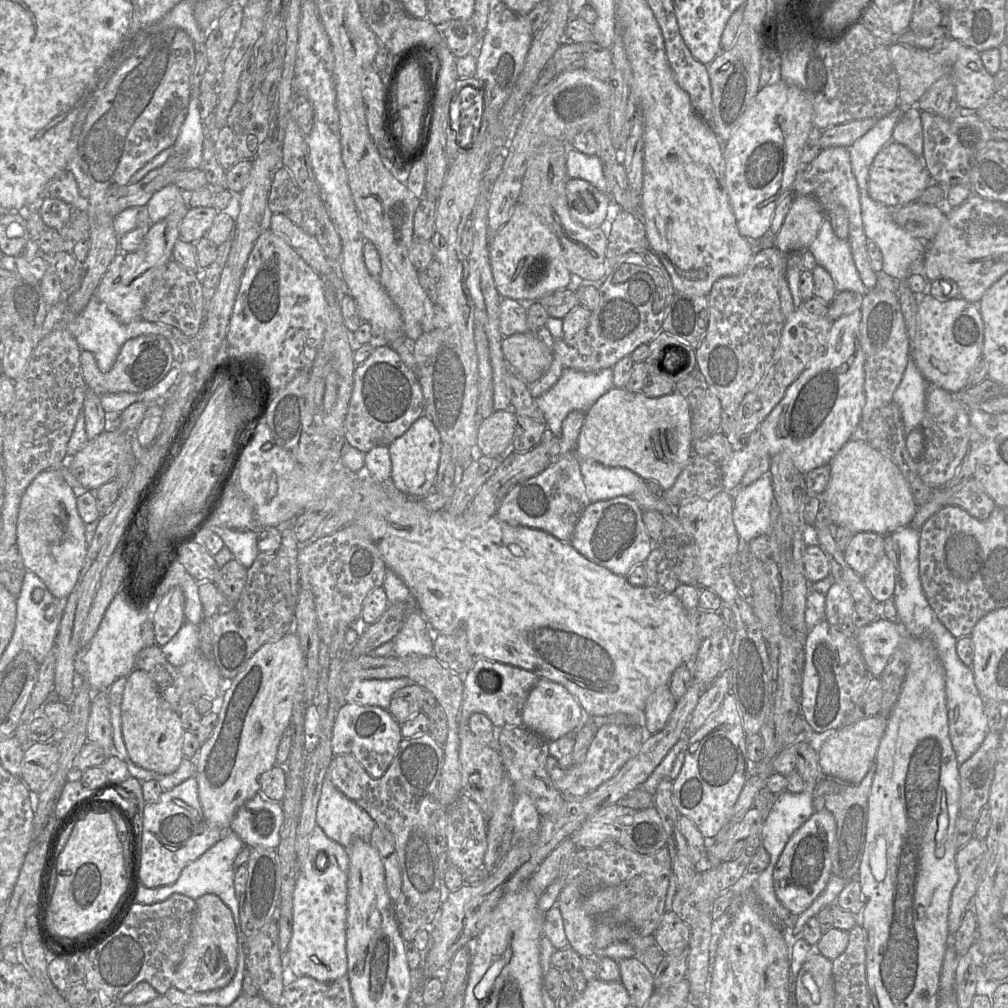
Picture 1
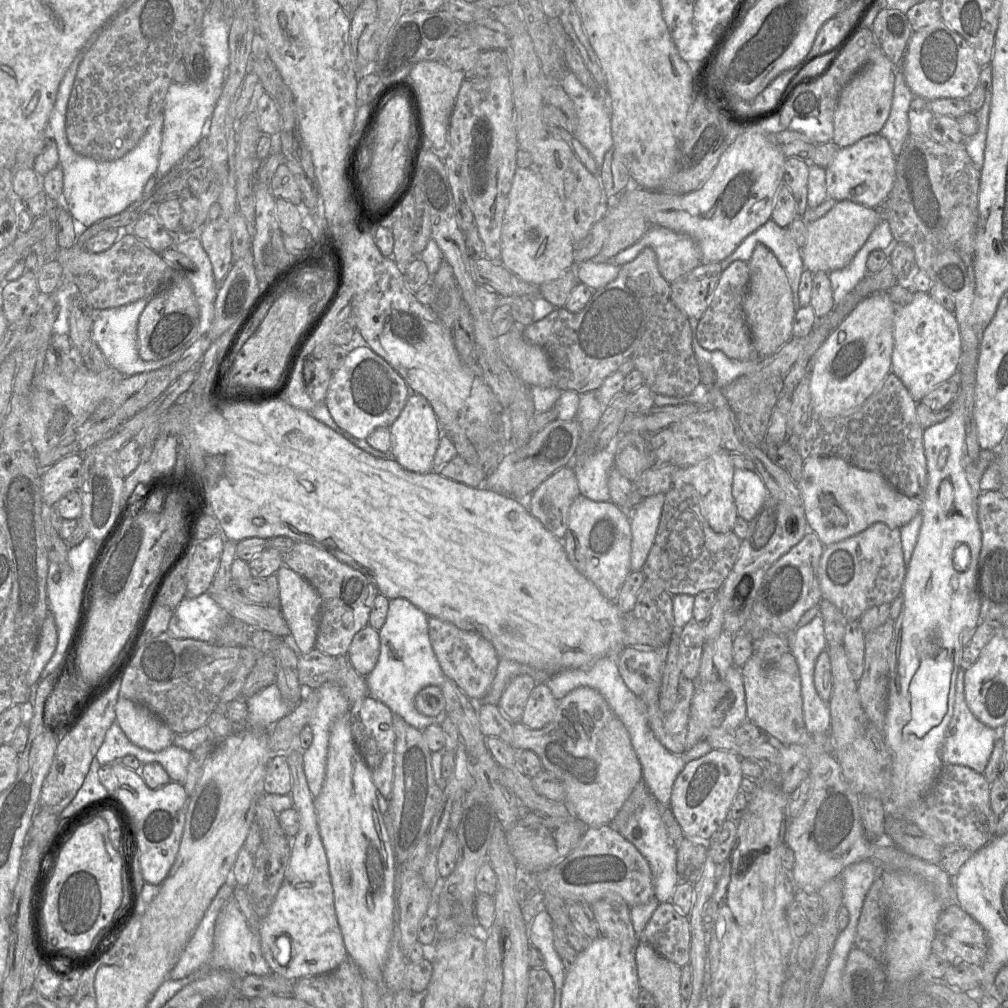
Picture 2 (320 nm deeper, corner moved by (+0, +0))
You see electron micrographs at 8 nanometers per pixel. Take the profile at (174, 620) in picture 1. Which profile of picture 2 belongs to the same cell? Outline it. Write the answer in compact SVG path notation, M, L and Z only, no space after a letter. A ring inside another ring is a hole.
M214 534L202 541L195 540L194 547L188 554L190 561L186 598L196 598L208 592L218 570L225 541L222 534Z

